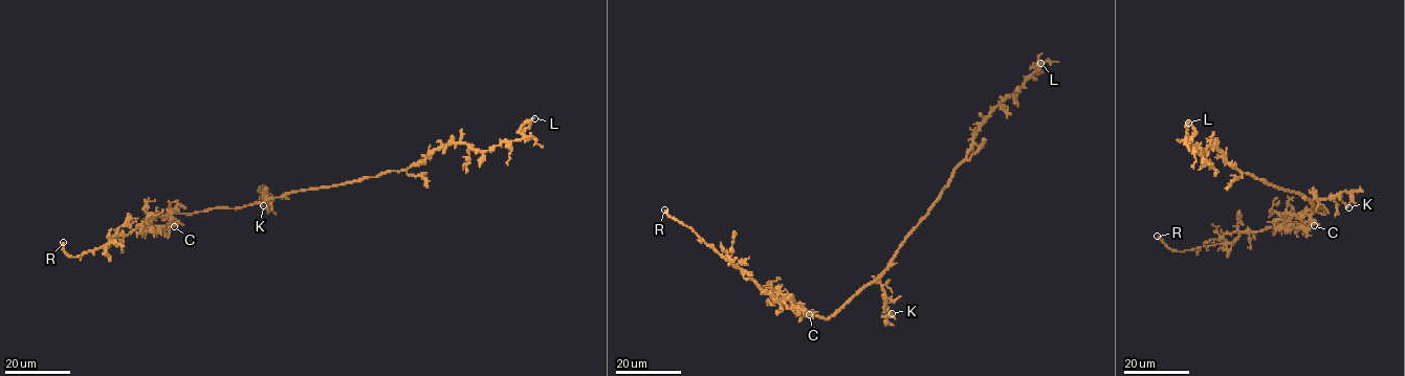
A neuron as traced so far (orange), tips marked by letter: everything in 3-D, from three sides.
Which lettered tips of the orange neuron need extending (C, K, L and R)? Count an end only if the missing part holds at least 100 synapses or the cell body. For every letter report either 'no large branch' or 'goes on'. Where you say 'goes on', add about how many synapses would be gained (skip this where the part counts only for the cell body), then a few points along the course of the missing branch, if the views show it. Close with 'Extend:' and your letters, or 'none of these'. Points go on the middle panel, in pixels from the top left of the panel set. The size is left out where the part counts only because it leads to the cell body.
C: no large branch
K: no large branch
L: no large branch
R: goes on | (664, 209), (655, 217), (658, 229), (655, 259)
Extend: R

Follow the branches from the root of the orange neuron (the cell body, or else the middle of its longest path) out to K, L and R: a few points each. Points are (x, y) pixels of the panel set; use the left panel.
K: (275, 198), (265, 198), (264, 191), (263, 205)
L: (275, 198), (401, 171), (452, 144), (487, 151), (520, 140), (520, 128), (534, 118)
R: (275, 198), (239, 208), (156, 216), (141, 227), (116, 236), (108, 246), (78, 257), (67, 255), (63, 242)

